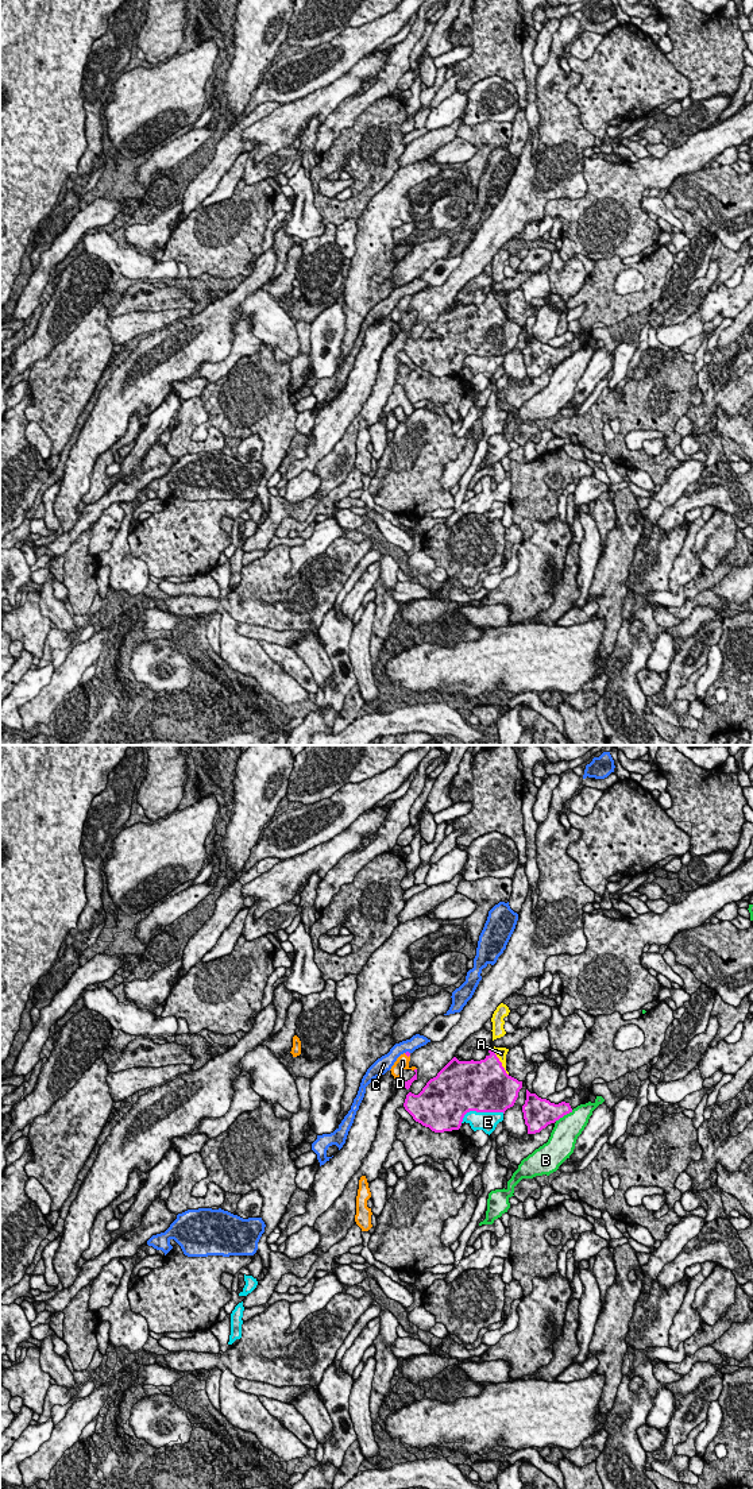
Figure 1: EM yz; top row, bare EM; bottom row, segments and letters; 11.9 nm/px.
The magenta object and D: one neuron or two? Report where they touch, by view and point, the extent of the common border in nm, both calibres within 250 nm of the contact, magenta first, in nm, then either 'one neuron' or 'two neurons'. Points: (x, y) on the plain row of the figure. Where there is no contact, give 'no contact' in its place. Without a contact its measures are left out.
yz (406, 299) | 90 nm | 50/160 nm | one neuron

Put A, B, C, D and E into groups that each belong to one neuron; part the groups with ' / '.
A / B / C / D / E

